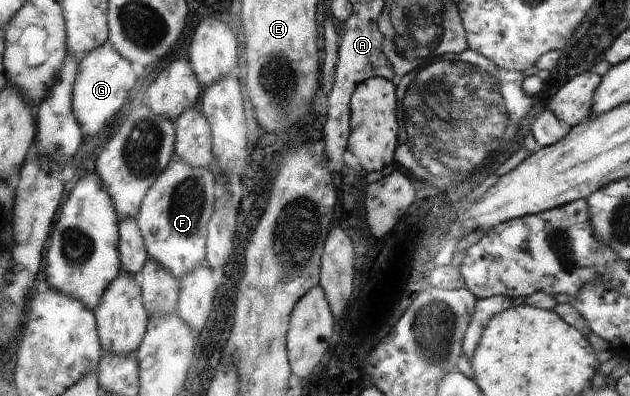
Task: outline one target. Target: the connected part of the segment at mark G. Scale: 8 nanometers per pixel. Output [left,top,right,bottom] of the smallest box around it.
[72,40,135,135]

